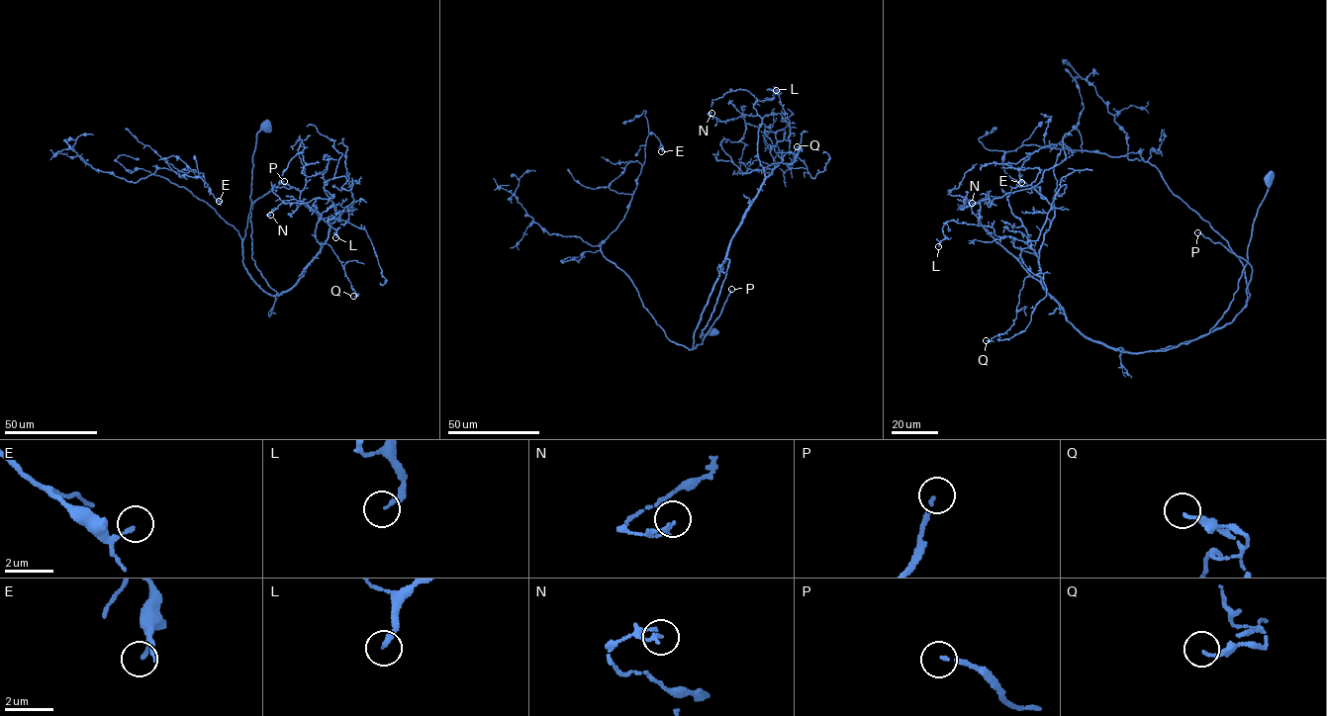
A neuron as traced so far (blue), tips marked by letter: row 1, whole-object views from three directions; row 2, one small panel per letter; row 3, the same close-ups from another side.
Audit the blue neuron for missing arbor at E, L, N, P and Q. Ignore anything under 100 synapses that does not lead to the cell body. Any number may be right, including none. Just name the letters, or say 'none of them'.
P

